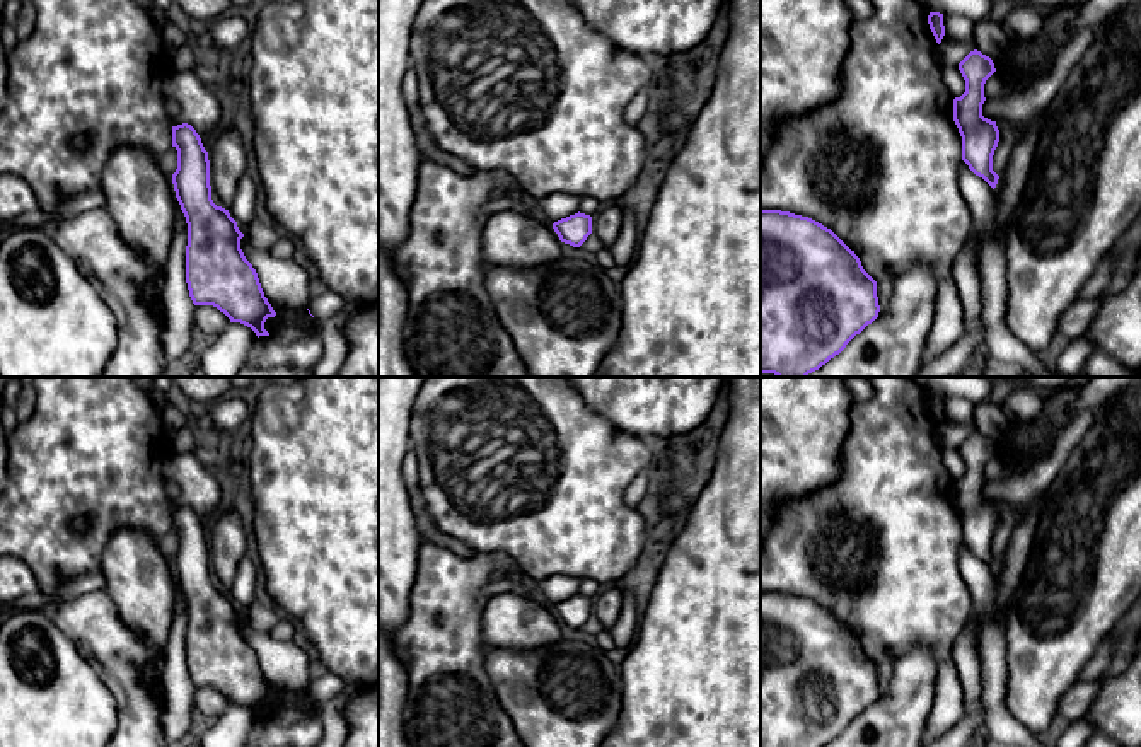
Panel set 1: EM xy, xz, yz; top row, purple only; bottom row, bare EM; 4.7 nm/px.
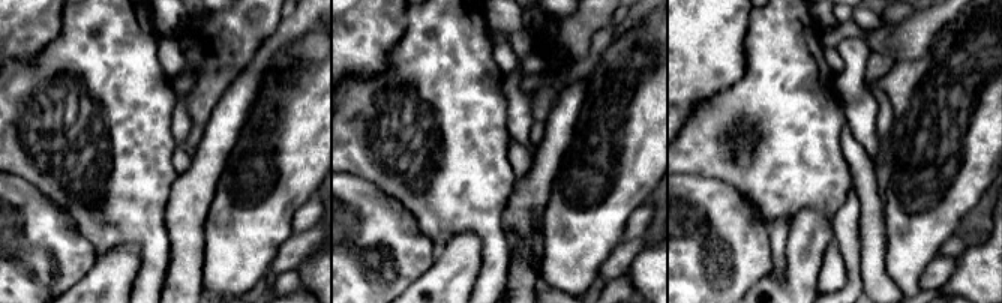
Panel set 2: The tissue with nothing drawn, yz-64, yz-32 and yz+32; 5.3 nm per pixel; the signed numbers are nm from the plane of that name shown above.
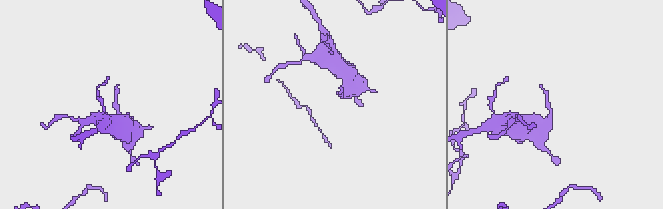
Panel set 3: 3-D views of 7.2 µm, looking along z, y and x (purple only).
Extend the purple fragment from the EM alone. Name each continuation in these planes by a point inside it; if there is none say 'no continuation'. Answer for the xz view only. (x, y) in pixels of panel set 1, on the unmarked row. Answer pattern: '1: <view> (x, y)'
no continuation

